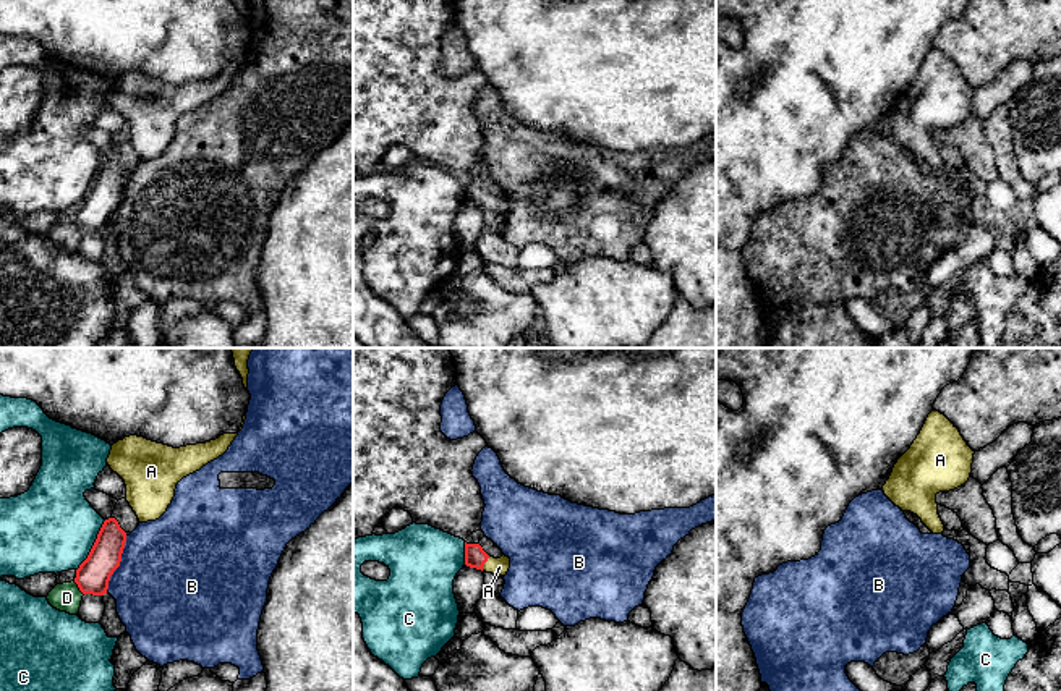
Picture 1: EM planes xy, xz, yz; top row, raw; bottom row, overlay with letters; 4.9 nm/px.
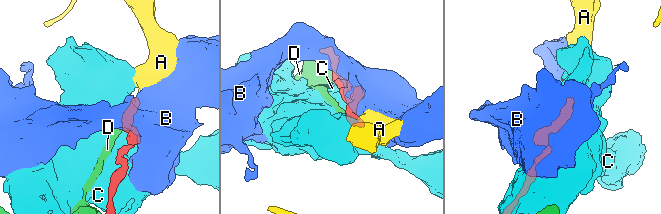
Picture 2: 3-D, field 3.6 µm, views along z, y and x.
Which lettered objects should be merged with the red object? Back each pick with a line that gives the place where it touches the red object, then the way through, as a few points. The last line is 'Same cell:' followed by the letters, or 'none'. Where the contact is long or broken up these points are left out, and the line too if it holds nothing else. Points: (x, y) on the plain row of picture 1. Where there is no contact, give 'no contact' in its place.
A: meets red in xz at (485, 199); runs through xz (475, 195), (485, 199), (499, 204)
Same cell: A

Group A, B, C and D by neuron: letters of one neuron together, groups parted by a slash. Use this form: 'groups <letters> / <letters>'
groups A / B / C / D

